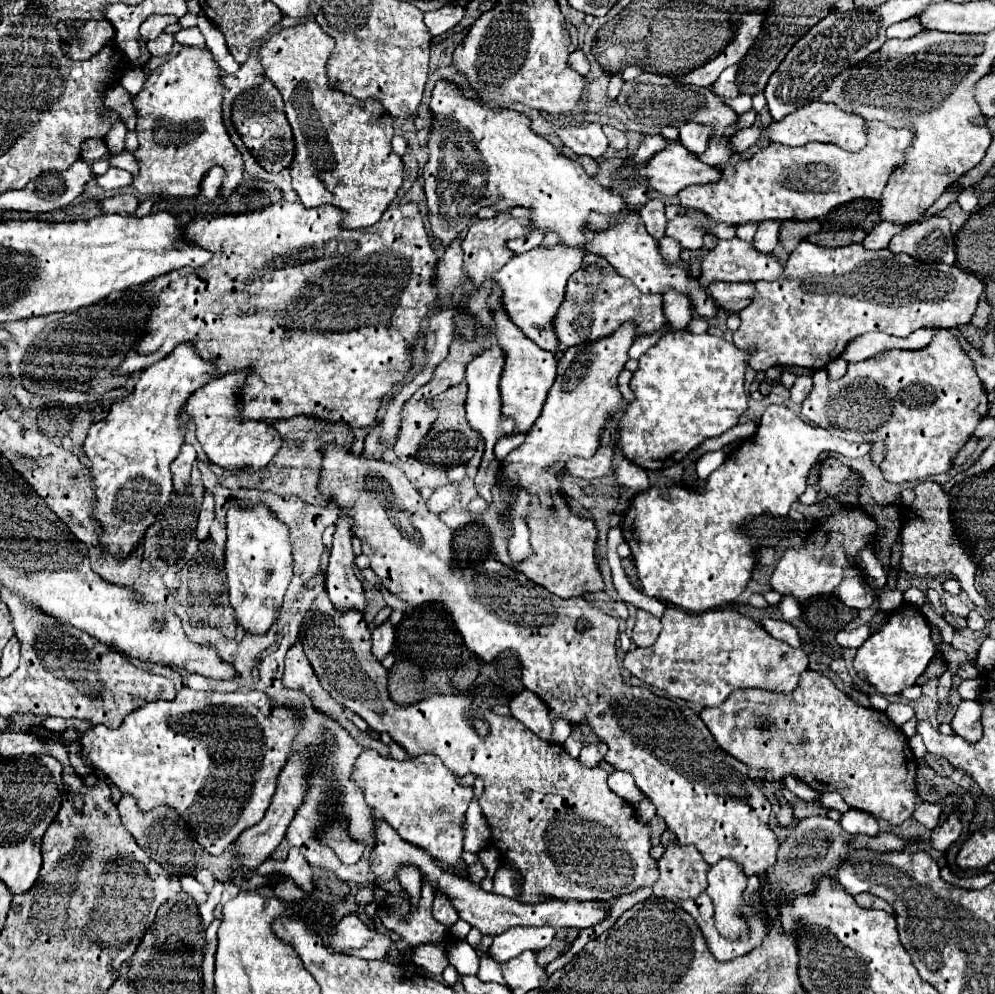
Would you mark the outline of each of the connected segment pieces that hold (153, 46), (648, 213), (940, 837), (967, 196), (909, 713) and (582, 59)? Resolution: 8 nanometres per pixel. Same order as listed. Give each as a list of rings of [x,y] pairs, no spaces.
[[[160,34],[156,40],[148,42],[148,50],[152,56],[168,56],[168,52],[172,50],[172,44],[174,44],[174,36]]]
[[[662,200],[646,202],[646,206],[640,210],[640,216],[644,218],[646,230],[651,236],[657,240],[664,237],[667,218]]]
[[[950,814],[946,822],[942,822],[938,828],[934,828],[934,832],[932,832],[932,846],[936,850],[940,850],[940,852],[946,852],[948,846],[958,840],[960,830],[962,830],[960,816],[958,814]]]
[[[964,190],[964,192],[958,196],[958,204],[962,206],[962,210],[974,212],[976,206],[978,206],[978,198],[976,198],[976,194],[972,192],[972,190]]]
[[[900,702],[890,704],[890,706],[886,708],[886,714],[888,714],[888,718],[890,718],[896,726],[902,726],[902,724],[908,722],[910,718],[914,718],[914,710],[912,710],[908,704],[900,704]]]
[[[584,54],[570,56],[570,58],[568,58],[568,64],[570,64],[578,74],[582,74],[582,76],[586,76],[586,74],[588,74],[588,70],[590,70],[590,64],[588,64],[588,60],[586,60],[586,56],[584,56]]]

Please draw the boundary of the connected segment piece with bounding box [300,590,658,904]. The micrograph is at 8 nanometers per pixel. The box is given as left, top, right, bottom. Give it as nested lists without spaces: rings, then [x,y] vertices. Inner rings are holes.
[[[326,590],[320,592],[320,594],[314,598],[314,602],[312,602],[312,606],[310,606],[310,618],[302,622],[300,632],[302,632],[302,648],[304,648],[306,658],[310,660],[310,666],[312,666],[312,670],[314,670],[314,674],[318,676],[322,688],[326,688],[326,692],[328,692],[334,700],[338,700],[338,704],[342,704],[344,708],[356,712],[360,718],[364,718],[372,730],[376,730],[376,732],[388,732],[390,738],[392,738],[398,746],[402,746],[402,748],[408,752],[410,758],[416,758],[416,756],[420,756],[420,754],[436,754],[436,756],[440,756],[440,758],[444,760],[444,764],[446,764],[456,776],[466,776],[468,772],[472,772],[472,774],[484,778],[484,794],[478,798],[478,802],[480,802],[482,814],[484,814],[484,818],[486,818],[486,822],[488,822],[488,826],[490,826],[490,832],[492,832],[492,838],[490,838],[488,844],[490,844],[492,848],[496,848],[496,852],[498,852],[498,856],[500,856],[500,862],[502,862],[504,866],[514,868],[514,870],[520,872],[520,878],[522,878],[522,892],[520,892],[520,896],[518,896],[518,902],[540,904],[540,902],[546,902],[546,900],[564,900],[564,902],[568,902],[568,900],[580,900],[580,902],[582,902],[582,900],[612,900],[612,898],[618,898],[618,896],[622,896],[622,894],[630,894],[630,892],[634,892],[634,890],[638,890],[638,888],[644,888],[644,886],[652,888],[652,886],[656,884],[656,880],[658,880],[658,864],[656,864],[656,860],[652,860],[650,854],[648,854],[648,852],[650,852],[650,846],[652,846],[652,844],[650,844],[650,828],[648,828],[648,824],[642,824],[642,822],[636,818],[636,812],[632,810],[632,806],[630,806],[626,800],[622,800],[620,796],[616,796],[616,794],[608,788],[608,784],[606,784],[606,772],[604,772],[602,768],[598,768],[598,766],[596,766],[596,768],[586,768],[586,766],[578,764],[578,760],[570,758],[570,756],[564,752],[562,746],[538,738],[534,732],[530,732],[530,730],[528,730],[522,722],[518,722],[516,718],[512,718],[512,716],[498,716],[498,714],[494,714],[494,712],[488,710],[488,708],[474,708],[472,702],[470,702],[470,698],[468,698],[468,696],[462,696],[462,694],[458,694],[458,696],[440,696],[440,694],[434,694],[434,696],[430,696],[430,698],[426,698],[426,700],[422,700],[422,702],[412,704],[412,706],[398,706],[398,704],[394,704],[394,702],[390,700],[390,696],[388,696],[388,690],[386,690],[386,670],[384,670],[384,666],[382,666],[382,664],[372,656],[372,652],[370,652],[370,648],[372,648],[372,636],[370,636],[368,624],[366,624],[364,618],[362,618],[362,612],[354,612],[354,608],[352,608],[350,612],[336,612],[336,608],[330,604],[330,598],[326,596]],[[470,710],[472,710],[472,712],[478,712],[478,716],[482,716],[482,720],[488,722],[488,734],[486,734],[486,736],[480,736],[480,734],[474,730],[472,722],[468,720]]]

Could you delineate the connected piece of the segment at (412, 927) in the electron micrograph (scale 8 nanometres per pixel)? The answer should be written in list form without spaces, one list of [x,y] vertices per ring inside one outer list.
[[[432,880],[422,882],[420,902],[414,912],[408,912],[406,916],[400,916],[392,910],[382,910],[380,918],[382,924],[398,934],[410,948],[422,946],[422,944],[438,944],[442,948],[450,948],[454,944],[454,938],[448,928],[438,924],[432,916],[432,900],[436,894],[436,884]]]

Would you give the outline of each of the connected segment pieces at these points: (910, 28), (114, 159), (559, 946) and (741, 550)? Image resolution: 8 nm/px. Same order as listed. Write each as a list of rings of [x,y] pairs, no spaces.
[[[910,18],[910,20],[904,20],[904,22],[892,24],[892,26],[886,30],[886,34],[888,34],[888,38],[910,38],[910,36],[922,32],[922,30],[924,30],[924,28],[920,26],[920,22],[914,20],[914,18]]]
[[[124,150],[124,152],[116,154],[116,156],[110,156],[108,162],[110,162],[110,166],[124,168],[124,170],[128,170],[128,172],[132,172],[132,174],[138,172],[138,160],[136,160],[128,150]]]
[[[560,928],[560,930],[556,932],[552,944],[550,944],[548,948],[536,952],[536,960],[538,960],[538,964],[548,966],[552,960],[556,960],[556,958],[564,952],[564,948],[566,948],[566,936],[568,936],[568,928]]]
[[[768,406],[756,428],[756,434],[750,436],[734,454],[726,458],[726,462],[716,472],[708,476],[706,488],[702,492],[676,484],[676,488],[668,490],[670,498],[666,498],[666,488],[648,488],[646,492],[636,494],[632,508],[624,518],[622,532],[628,546],[632,548],[644,594],[694,614],[722,608],[732,602],[746,588],[756,564],[754,546],[744,534],[740,534],[740,526],[752,516],[760,514],[786,516],[790,506],[806,490],[808,472],[822,452],[840,452],[848,456],[850,452],[854,454],[854,448],[850,442],[836,438],[832,432],[806,424],[786,406]]]

